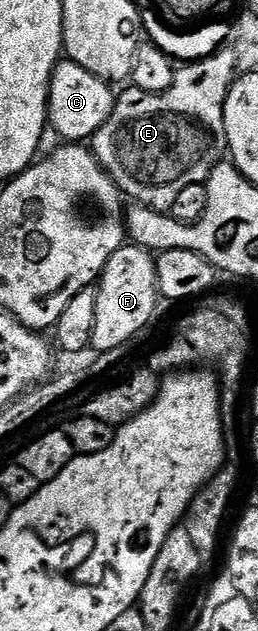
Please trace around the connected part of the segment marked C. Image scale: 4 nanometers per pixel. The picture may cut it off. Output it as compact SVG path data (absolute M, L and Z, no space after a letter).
M69 60L59 61L54 69L54 80L50 83L50 117L48 126L70 144L82 144L93 139L94 133L112 116L116 94L111 83L97 78L88 68Z

